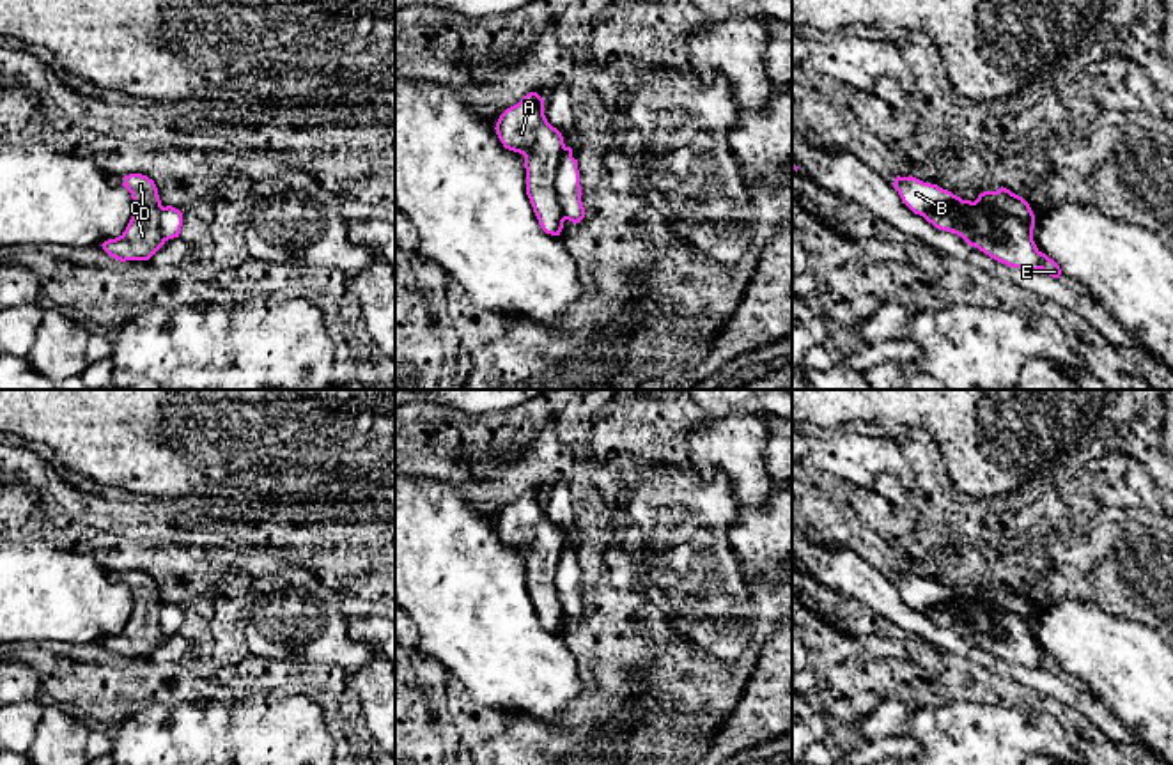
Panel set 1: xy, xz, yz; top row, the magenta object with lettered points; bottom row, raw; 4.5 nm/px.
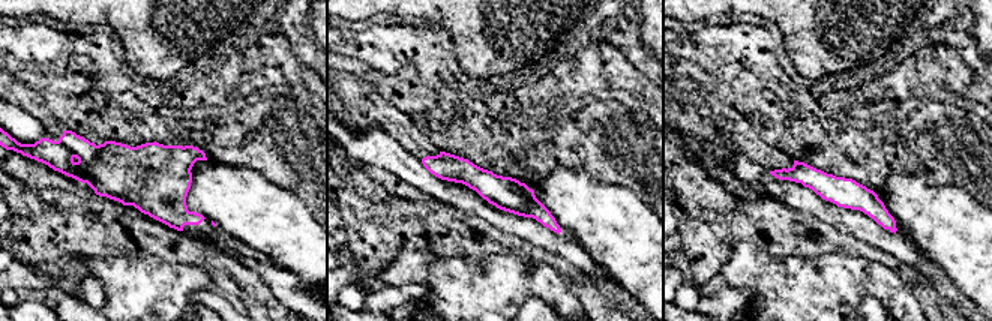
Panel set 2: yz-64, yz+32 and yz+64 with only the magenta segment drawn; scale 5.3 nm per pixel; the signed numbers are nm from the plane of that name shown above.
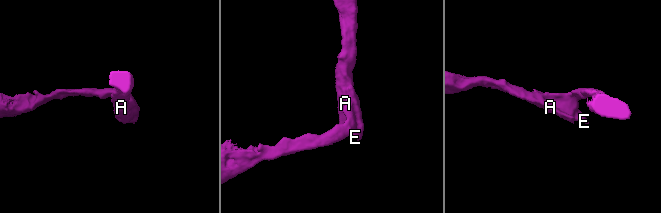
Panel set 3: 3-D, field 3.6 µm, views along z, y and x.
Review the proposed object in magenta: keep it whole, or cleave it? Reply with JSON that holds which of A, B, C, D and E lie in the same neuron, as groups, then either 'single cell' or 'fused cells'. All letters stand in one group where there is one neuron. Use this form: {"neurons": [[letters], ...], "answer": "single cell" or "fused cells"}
{"neurons": [["A", "C", "D"], ["B", "E"]], "answer": "fused cells"}

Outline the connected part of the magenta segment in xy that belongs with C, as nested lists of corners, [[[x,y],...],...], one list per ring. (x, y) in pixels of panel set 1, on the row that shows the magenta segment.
[[[142,174],[124,175],[122,186],[131,193],[133,216],[119,237],[108,239],[101,246],[120,262],[149,260],[165,244],[159,230],[163,205],[158,188]]]

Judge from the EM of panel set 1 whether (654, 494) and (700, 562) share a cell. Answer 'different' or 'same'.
same

